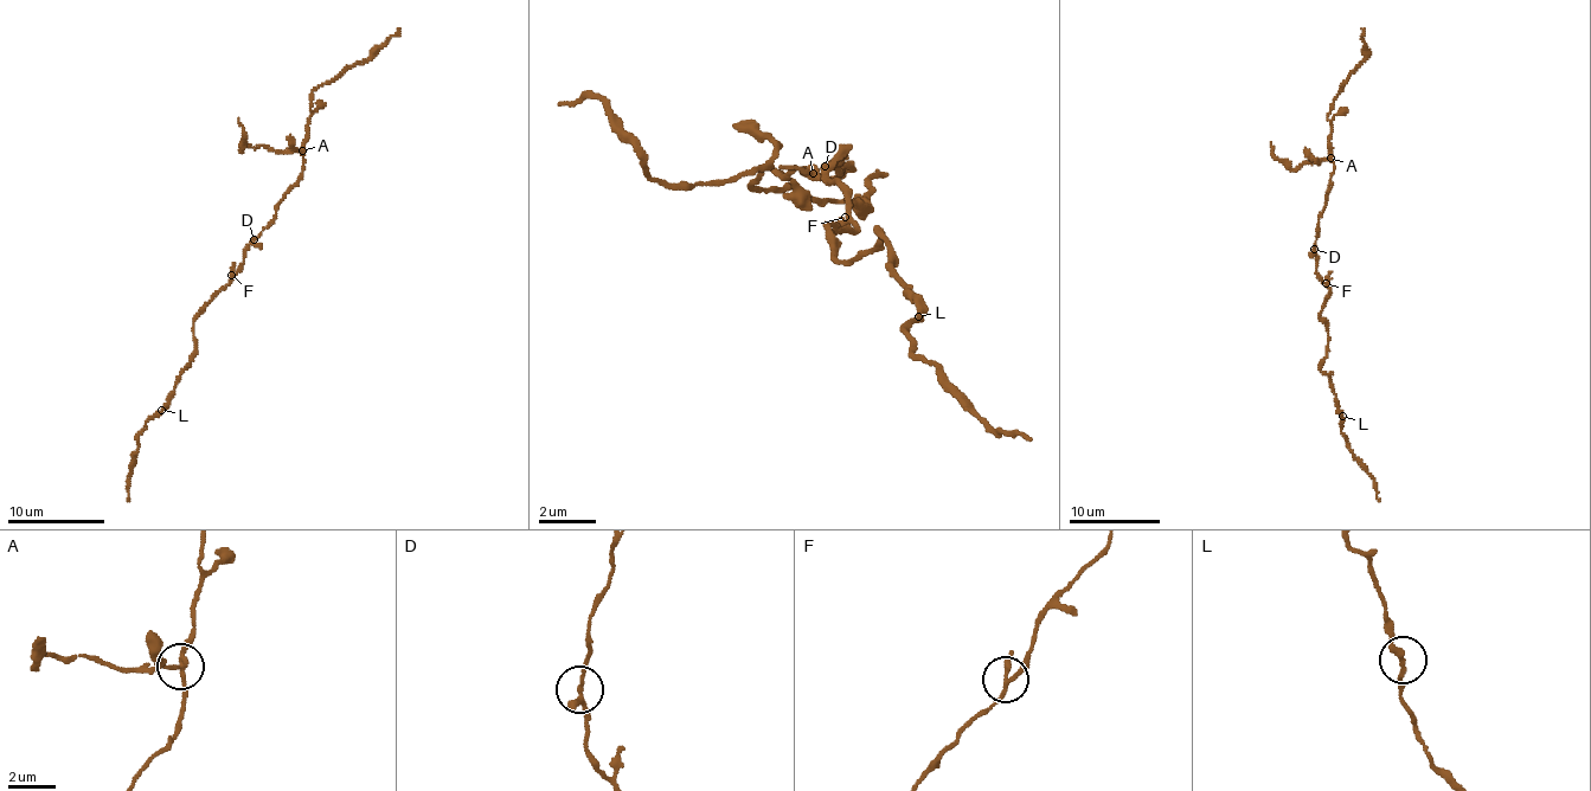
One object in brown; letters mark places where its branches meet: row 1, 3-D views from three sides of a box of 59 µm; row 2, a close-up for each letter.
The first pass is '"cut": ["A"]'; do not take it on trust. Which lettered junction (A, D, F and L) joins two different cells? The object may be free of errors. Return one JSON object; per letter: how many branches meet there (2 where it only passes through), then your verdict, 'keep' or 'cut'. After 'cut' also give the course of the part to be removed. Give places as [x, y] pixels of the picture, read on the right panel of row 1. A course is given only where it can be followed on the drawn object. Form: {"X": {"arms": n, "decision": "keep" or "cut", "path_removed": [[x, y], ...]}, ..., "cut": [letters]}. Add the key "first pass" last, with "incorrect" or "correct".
{"A": {"arms": 3, "decision": "cut", "path_removed": [[1330, 158], [1294, 168], [1274, 155], [1271, 142]]}, "D": {"arms": 3, "decision": "keep"}, "F": {"arms": 3, "decision": "keep"}, "L": {"arms": 2, "decision": "keep"}, "cut": ["A"], "first pass": "correct"}

